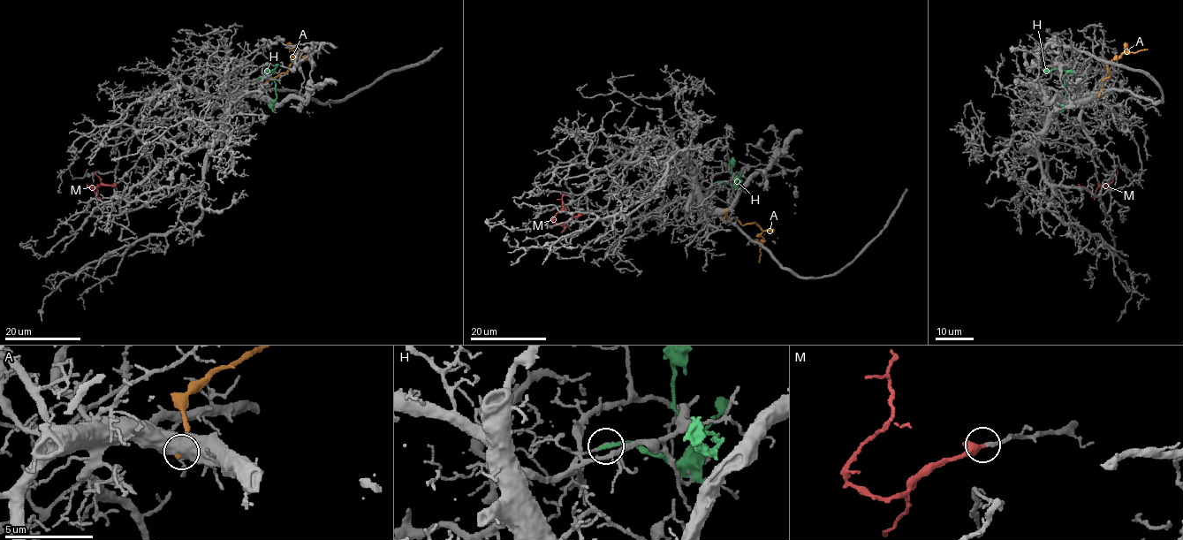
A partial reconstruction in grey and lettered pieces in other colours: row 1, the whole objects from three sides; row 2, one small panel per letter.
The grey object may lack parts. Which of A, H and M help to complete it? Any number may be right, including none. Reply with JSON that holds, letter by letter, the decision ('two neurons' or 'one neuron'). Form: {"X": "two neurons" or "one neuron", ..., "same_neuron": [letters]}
{"A": "two neurons", "H": "two neurons", "M": "one neuron", "same_neuron": ["M"]}

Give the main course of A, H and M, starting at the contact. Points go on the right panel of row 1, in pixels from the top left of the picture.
A: (1097, 98), (1103, 81), (1110, 75), (1108, 65), (1113, 59), (1123, 54), (1147, 49)
H: (1067, 81), (1070, 72), (1064, 77), (1067, 102), (1065, 109), (1058, 112)
M: (1098, 182), (1110, 187), (1099, 187), (1092, 195), (1078, 184)

